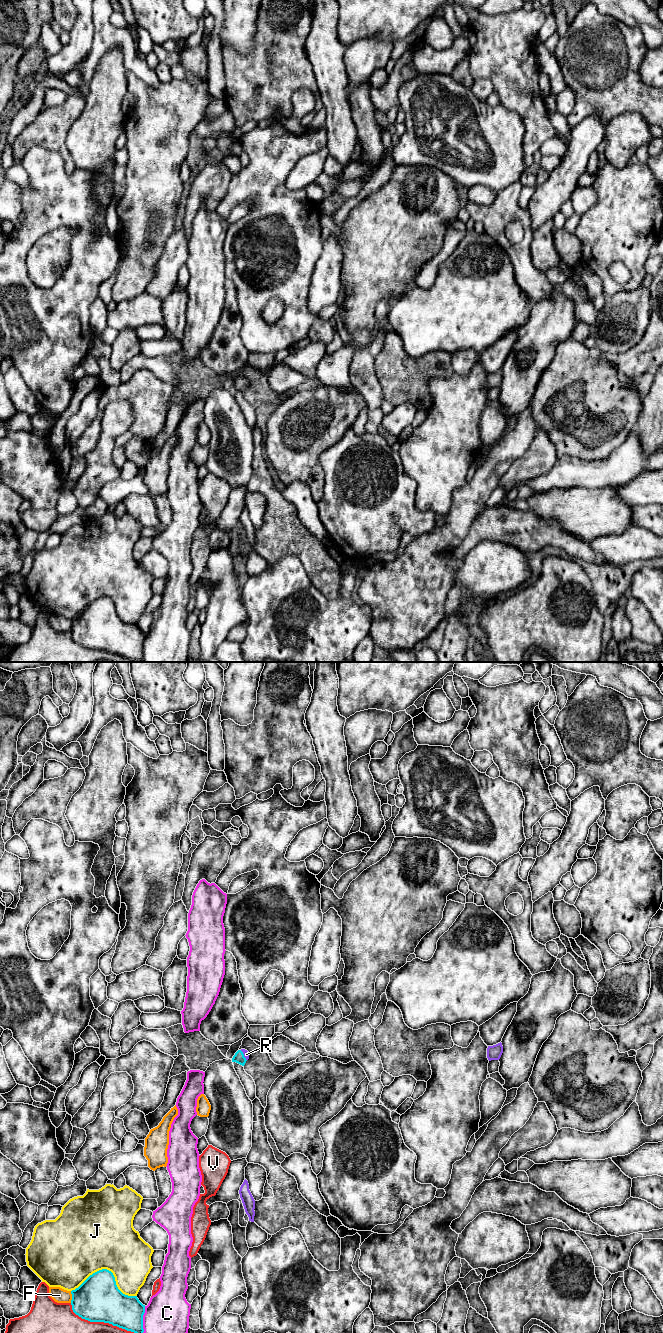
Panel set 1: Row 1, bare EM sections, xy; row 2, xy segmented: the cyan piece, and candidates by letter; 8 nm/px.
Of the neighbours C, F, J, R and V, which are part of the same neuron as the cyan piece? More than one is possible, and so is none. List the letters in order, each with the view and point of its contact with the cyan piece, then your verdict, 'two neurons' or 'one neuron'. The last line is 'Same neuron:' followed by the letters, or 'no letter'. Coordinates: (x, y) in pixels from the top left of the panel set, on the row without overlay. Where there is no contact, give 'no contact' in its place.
C: xy (142, 648) | two neurons
F: xy (72, 625) | two neurons
J: xy (108, 598) | two neurons
R: xy (243, 383) | one neuron
V: xy (101, 649) | two neurons
Same neuron: R

